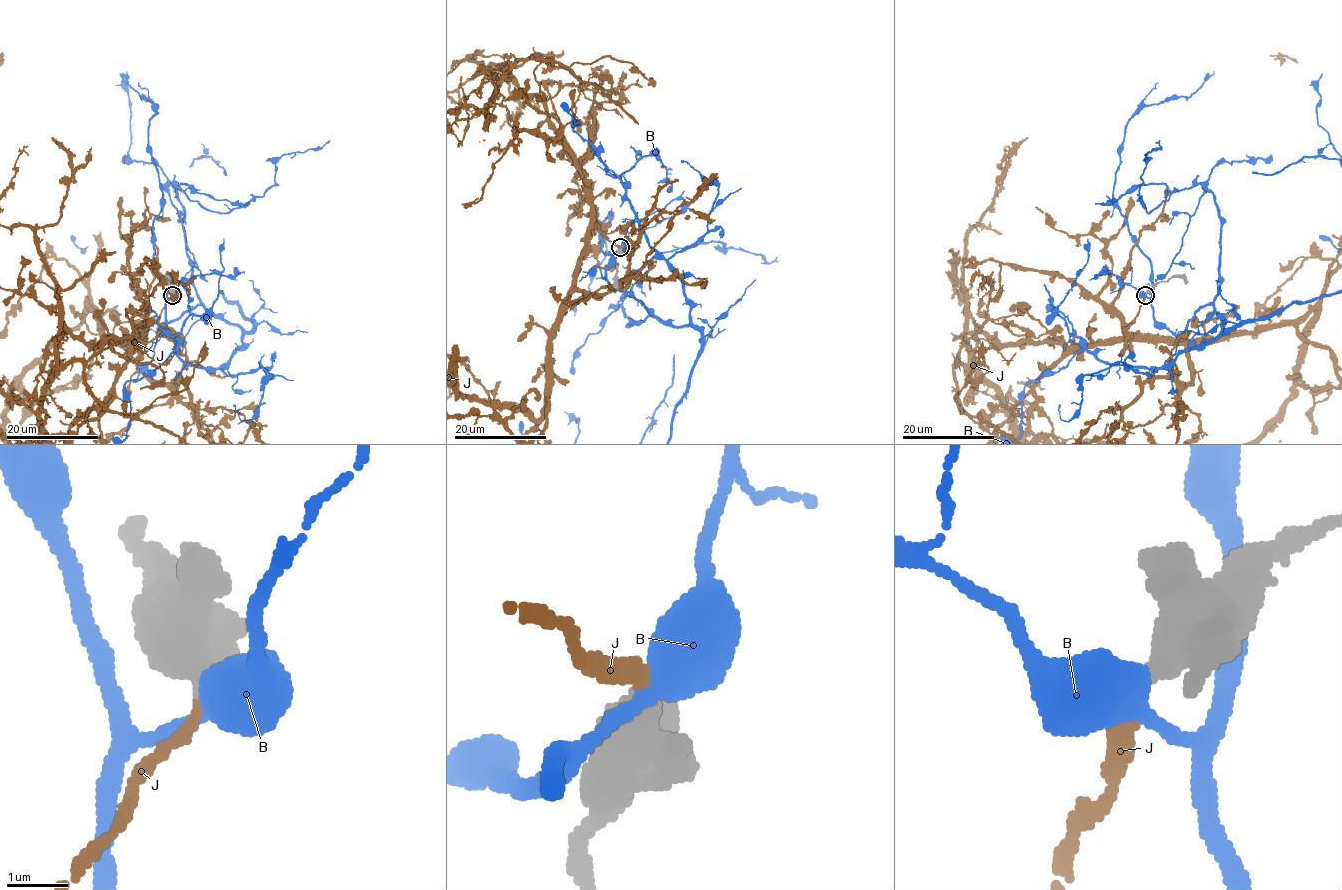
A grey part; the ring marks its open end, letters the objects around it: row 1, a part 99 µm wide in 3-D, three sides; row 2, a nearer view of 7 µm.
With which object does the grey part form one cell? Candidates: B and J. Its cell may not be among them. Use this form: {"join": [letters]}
{"join": ["J"]}

